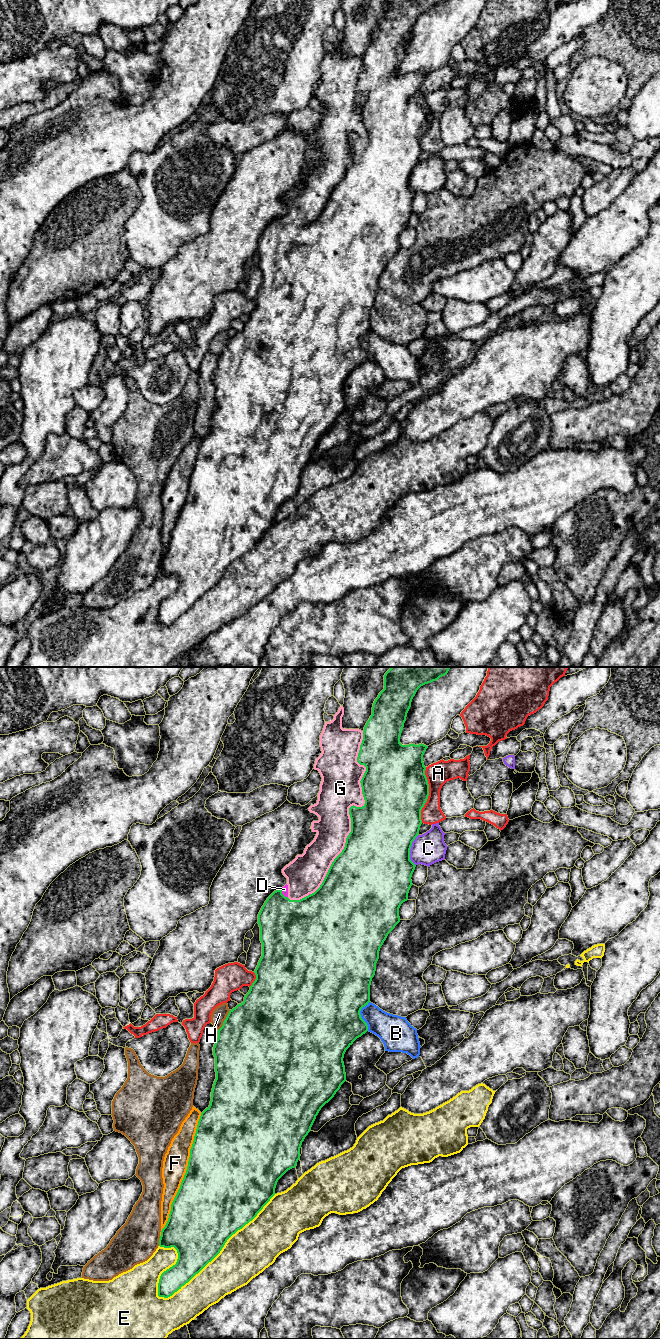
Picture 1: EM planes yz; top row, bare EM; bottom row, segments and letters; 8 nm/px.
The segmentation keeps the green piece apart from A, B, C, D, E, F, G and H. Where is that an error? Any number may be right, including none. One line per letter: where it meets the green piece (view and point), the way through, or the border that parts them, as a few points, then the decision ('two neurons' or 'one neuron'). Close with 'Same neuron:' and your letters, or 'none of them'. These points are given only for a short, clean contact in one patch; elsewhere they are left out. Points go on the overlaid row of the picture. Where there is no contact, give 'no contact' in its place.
A: meets green in yz at (428, 795); two neurons
B: meets green in yz at (360, 1016); two neurons
C: meets green in yz at (409, 850); two neurons
D: meets green in yz at (282, 894); one neuron
E: meets green in yz at (219, 1252); two neurons
F: meets green in yz at (184, 1175); two neurons
G: meets green in yz at (350, 807); one neuron
H: meets green in yz at (224, 1020); two neurons
Same neuron: D, G

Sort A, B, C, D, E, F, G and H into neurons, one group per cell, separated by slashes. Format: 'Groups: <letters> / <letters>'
Groups: A / B / C / D G / E / F / H

